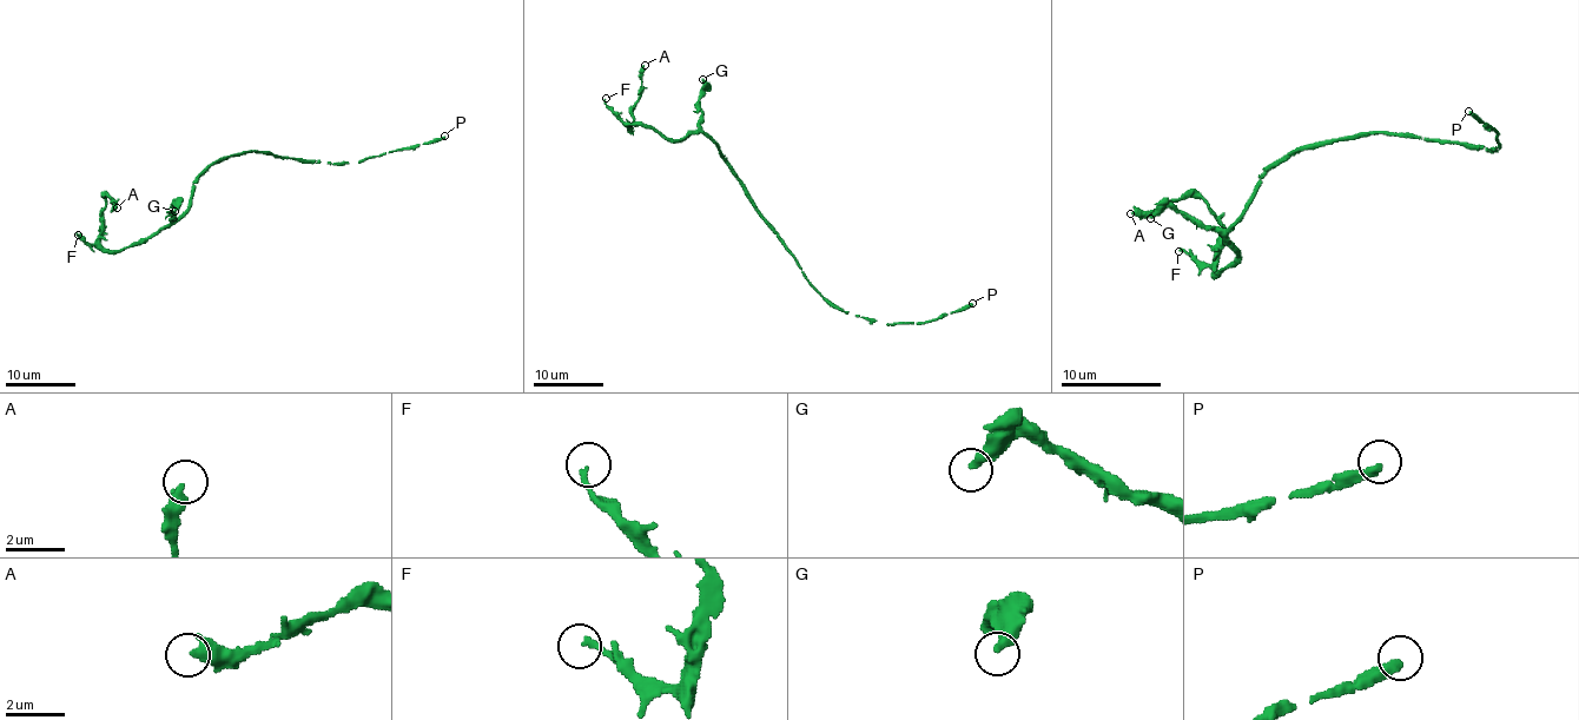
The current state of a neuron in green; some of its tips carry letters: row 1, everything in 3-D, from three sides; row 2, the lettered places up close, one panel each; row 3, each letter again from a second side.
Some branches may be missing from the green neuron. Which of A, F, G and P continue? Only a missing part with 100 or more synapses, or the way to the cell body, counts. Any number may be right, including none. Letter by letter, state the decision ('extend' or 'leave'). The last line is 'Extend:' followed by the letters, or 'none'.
A: leave
F: leave
G: leave
P: extend
Extend: P

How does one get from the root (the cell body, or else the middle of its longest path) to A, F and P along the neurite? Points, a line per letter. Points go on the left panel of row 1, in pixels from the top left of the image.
A: (220, 158), (197, 179), (190, 204), (176, 218), (146, 239), (107, 250), (100, 243), (106, 196), (117, 207)
F: (220, 158), (197, 179), (190, 204), (146, 239), (133, 242), (124, 250), (99, 250), (78, 235)
P: (220, 158), (264, 151), (317, 162), (363, 162), (383, 153), (438, 140), (444, 136)

